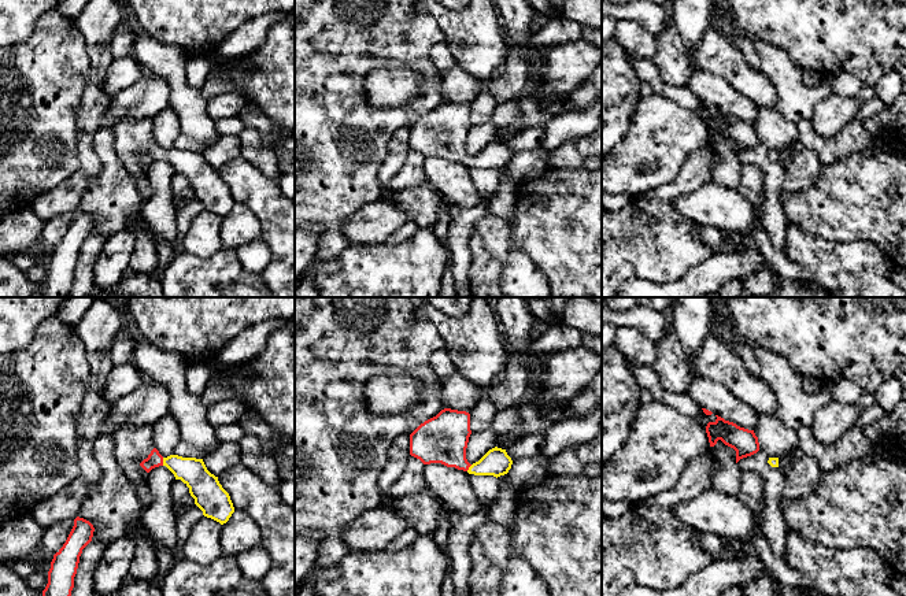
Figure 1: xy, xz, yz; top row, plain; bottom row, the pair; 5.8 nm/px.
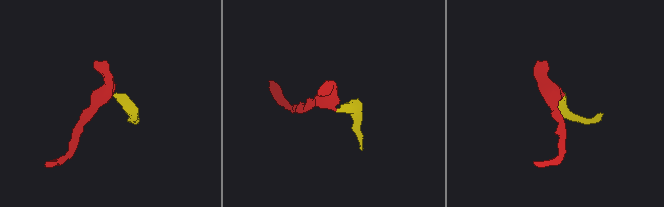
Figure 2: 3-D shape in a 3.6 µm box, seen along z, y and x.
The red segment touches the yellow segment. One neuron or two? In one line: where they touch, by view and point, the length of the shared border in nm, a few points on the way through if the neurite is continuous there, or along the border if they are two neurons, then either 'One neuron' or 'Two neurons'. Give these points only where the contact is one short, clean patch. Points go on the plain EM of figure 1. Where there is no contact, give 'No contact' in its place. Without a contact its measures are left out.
Touches red at xy (162, 155). Shared border 50 nm. Path across: xy (155, 152), (162, 155), (173, 155), (192, 165). One neuron

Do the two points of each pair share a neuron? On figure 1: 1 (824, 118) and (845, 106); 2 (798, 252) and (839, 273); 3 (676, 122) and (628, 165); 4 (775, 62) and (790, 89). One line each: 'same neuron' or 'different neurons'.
1: same neuron
2: same neuron
3: same neuron
4: same neuron

